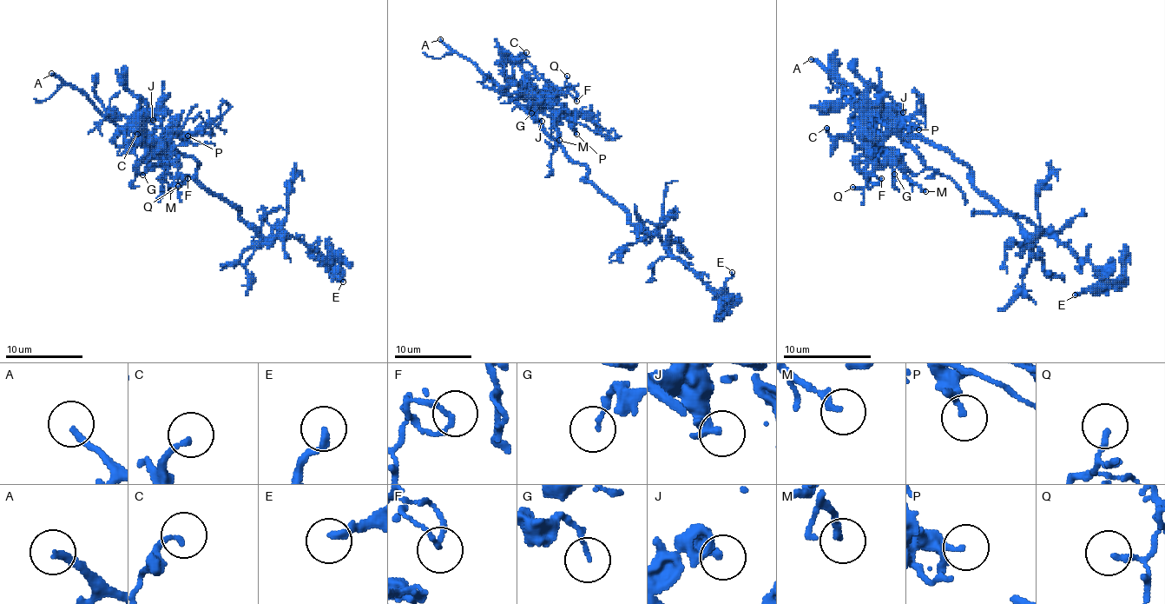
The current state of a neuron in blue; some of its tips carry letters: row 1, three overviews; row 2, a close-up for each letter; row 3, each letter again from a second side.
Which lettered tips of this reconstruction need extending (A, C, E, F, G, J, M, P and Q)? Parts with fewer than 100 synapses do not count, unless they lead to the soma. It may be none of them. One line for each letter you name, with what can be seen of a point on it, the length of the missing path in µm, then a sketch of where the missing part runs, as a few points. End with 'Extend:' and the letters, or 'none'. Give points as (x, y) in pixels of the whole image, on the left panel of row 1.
A: Place: (51, 73). Missing length about 45 µm
Extend: A

